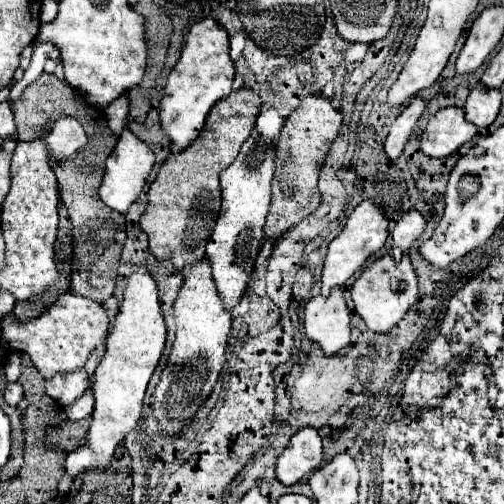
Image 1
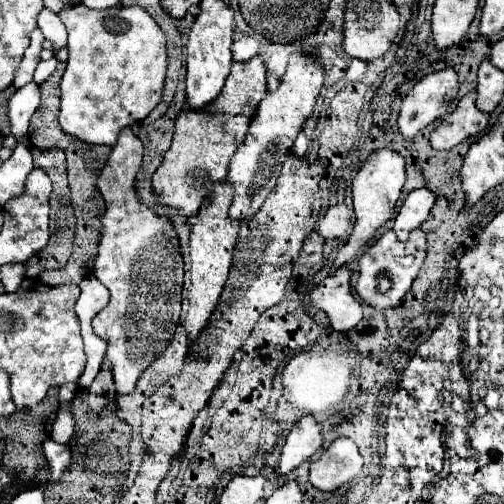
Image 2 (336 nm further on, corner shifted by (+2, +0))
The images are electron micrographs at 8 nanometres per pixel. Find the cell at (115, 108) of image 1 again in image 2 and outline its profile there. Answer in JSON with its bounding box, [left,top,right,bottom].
[93,128,183,392]

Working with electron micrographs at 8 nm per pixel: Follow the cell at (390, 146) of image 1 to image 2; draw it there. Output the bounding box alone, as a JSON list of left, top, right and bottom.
[399,66,459,138]

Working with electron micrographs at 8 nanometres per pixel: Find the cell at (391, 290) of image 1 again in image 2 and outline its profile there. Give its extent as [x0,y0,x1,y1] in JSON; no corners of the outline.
[357,228,427,312]

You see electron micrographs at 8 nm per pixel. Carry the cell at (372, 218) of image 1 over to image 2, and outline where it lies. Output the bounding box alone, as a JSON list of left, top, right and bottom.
[335,146,405,266]

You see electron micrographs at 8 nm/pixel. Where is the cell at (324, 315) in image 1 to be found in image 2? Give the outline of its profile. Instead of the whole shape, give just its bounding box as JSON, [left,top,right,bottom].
[309,266,363,332]

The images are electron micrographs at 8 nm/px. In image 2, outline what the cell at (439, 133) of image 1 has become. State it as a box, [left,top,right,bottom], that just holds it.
[431,92,489,150]

